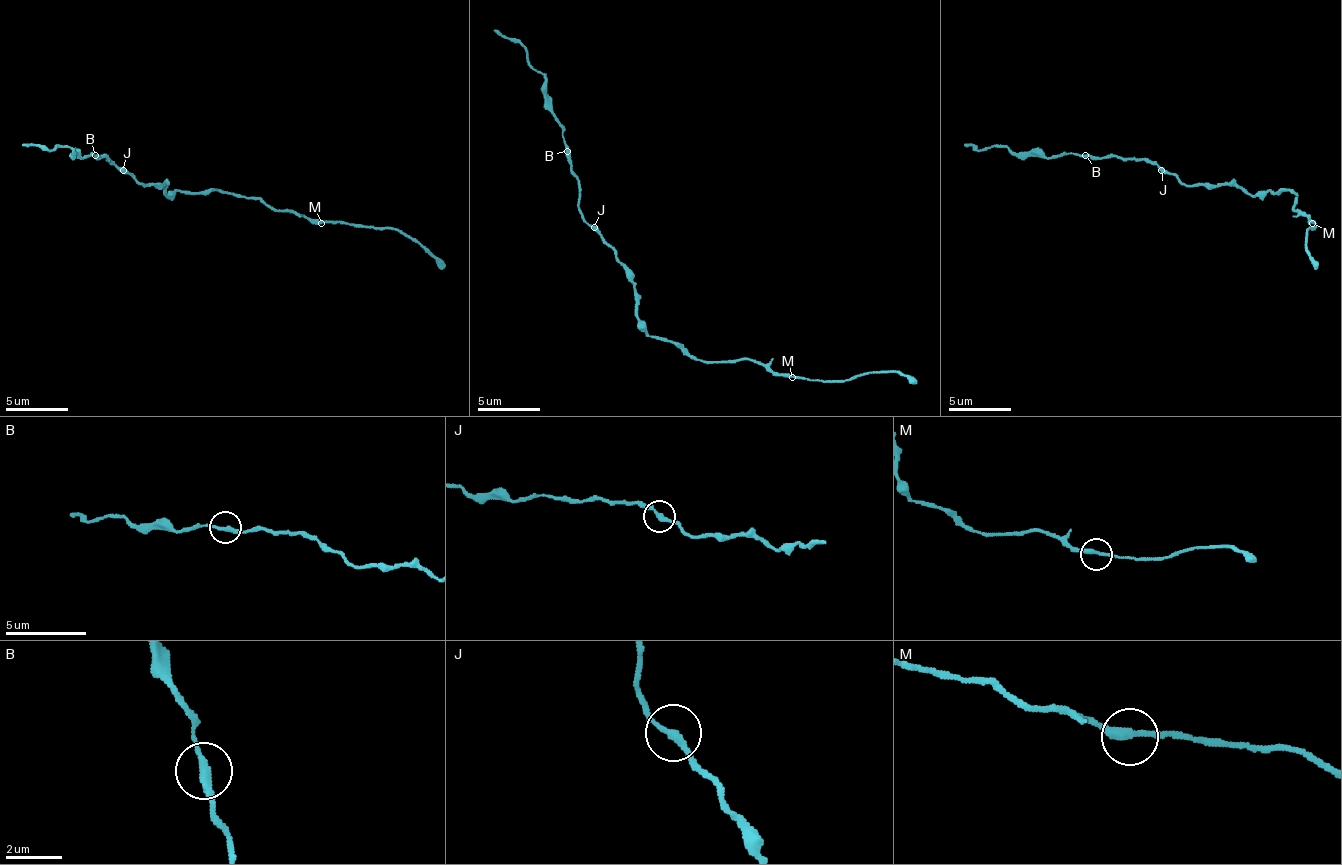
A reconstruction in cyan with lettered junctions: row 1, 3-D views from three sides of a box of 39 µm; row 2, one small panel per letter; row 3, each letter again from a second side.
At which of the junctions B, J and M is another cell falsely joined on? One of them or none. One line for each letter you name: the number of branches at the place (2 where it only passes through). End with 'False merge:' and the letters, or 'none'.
False merge: none

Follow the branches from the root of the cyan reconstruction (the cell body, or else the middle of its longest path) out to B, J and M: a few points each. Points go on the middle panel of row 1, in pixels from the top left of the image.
B: (638, 305), (632, 271), (585, 221), (579, 208), (579, 177), (572, 170), (572, 161), (566, 152)
J: (638, 305), (632, 271), (594, 227)
M: (638, 305), (638, 324), (651, 337), (673, 340), (704, 362), (754, 359), (764, 362), (773, 371), (792, 377)

